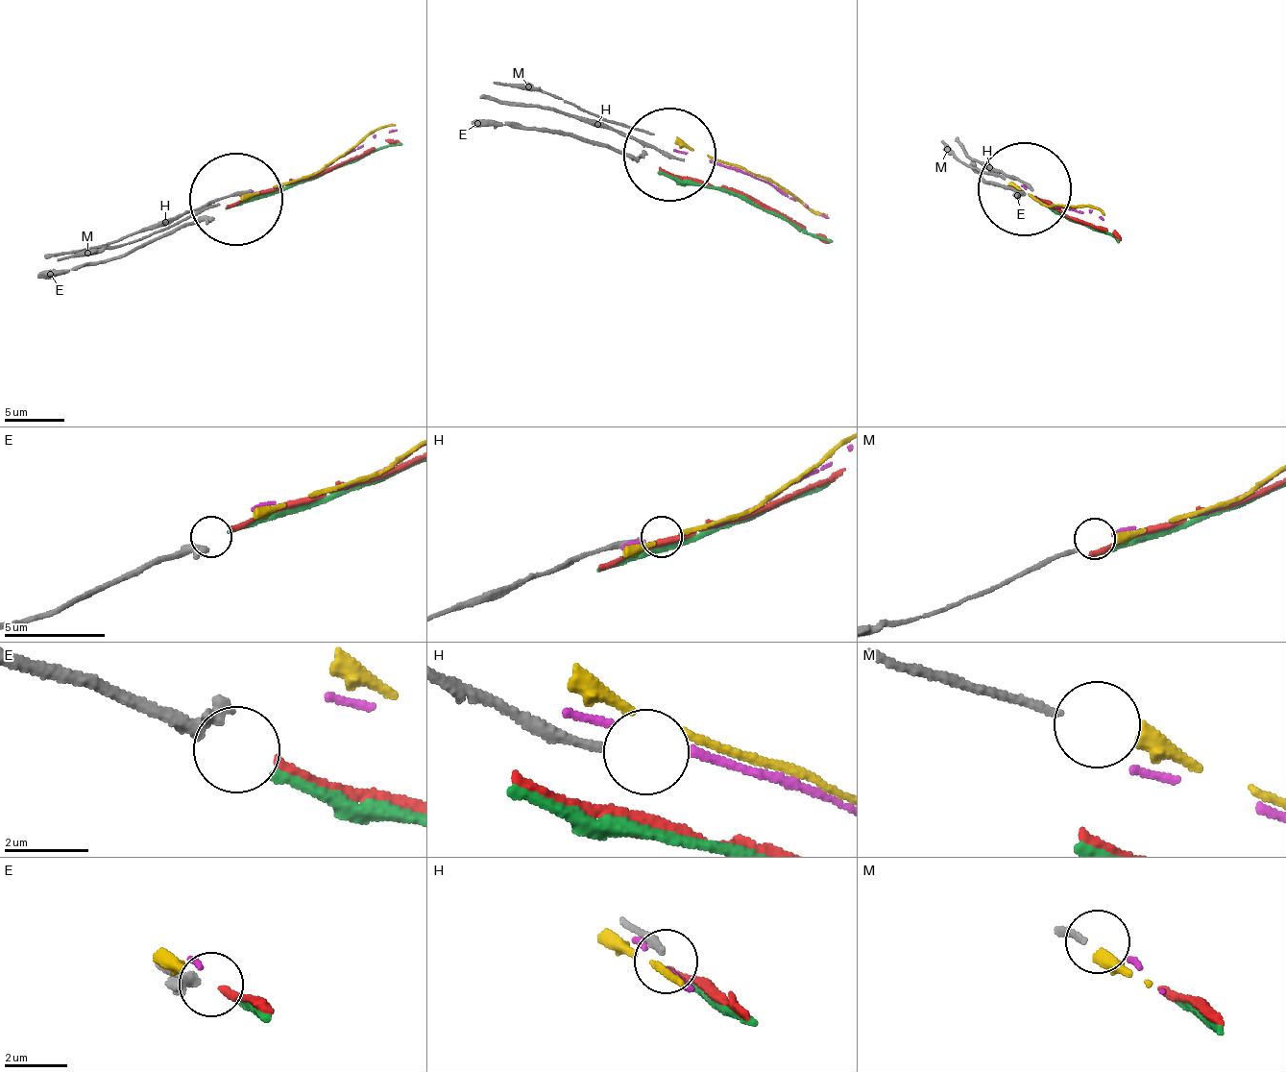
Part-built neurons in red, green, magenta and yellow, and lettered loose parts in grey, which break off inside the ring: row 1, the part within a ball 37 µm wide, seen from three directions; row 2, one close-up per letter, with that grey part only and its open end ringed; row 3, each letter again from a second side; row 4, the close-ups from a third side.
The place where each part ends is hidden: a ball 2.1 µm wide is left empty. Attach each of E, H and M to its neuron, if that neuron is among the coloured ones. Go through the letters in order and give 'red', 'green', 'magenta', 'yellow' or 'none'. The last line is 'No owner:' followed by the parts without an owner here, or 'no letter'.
E: red
H: none
M: yellow
No owner: H

